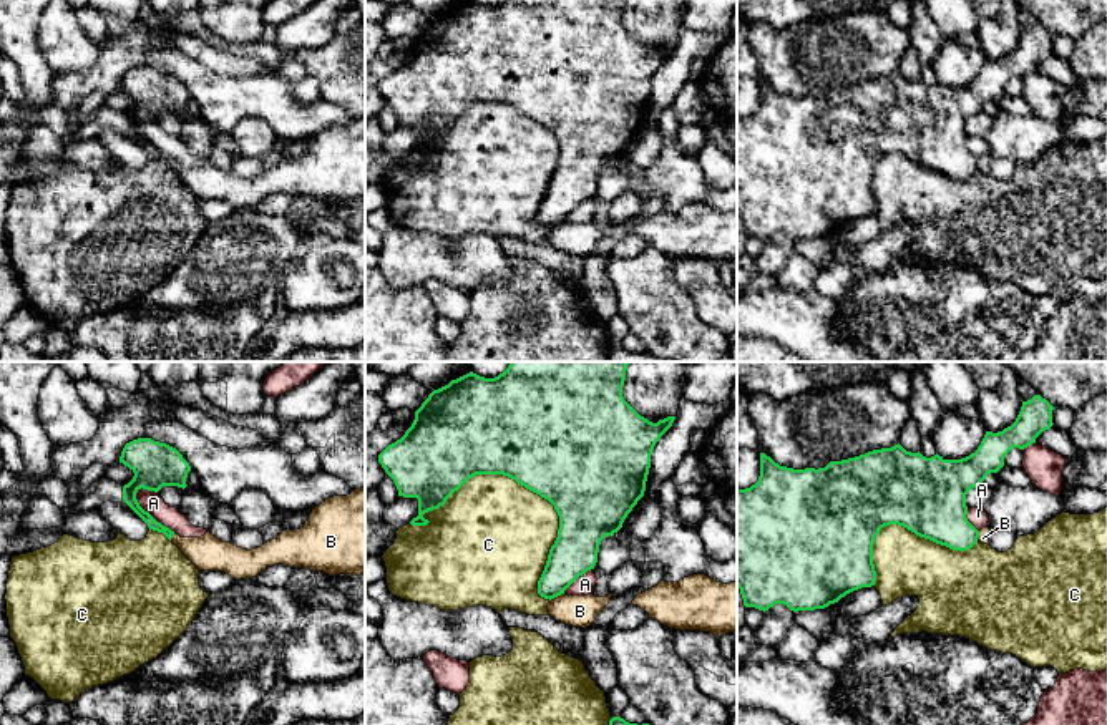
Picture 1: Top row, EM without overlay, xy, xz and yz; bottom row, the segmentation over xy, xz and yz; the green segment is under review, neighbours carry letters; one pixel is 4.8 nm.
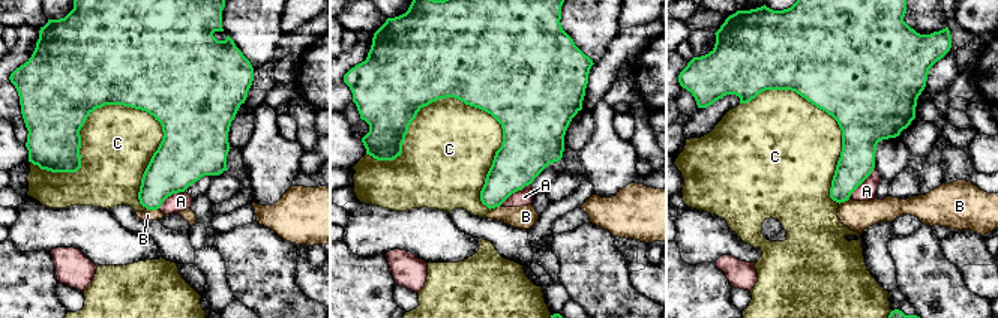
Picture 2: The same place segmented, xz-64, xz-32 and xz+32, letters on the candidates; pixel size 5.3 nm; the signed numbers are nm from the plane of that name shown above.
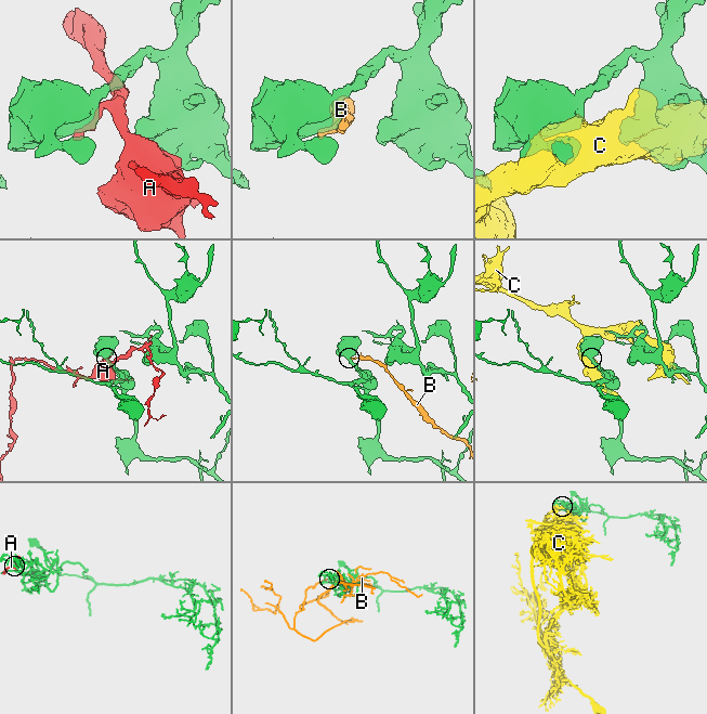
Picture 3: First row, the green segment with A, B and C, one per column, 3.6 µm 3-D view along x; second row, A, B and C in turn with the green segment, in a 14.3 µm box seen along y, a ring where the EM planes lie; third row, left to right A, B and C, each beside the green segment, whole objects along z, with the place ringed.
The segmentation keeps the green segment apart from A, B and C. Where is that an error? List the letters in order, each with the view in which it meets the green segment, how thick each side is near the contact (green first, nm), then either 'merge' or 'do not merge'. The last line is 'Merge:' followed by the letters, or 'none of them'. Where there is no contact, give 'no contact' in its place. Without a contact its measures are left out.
A: meets green in xy; 220 nm thick on the green side, 100 nm on the other; do not merge
B: meets green in xz; 220 nm thick on the green side, 160 nm on the other; do not merge
C: meets green in xz; 500 nm thick on the green side, 500 nm on the other; do not merge
Merge: none of them

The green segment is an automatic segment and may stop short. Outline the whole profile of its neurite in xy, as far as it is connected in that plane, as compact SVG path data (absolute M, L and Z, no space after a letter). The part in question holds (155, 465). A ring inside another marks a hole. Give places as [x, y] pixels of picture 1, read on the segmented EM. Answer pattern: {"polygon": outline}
{"polygon": "M138 438L126 443L119 463L134 473L133 479L123 486L123 501L149 529L163 533L171 541L174 531L163 526L144 511L136 499L136 493L141 488L158 493L163 486L178 486L184 489L188 486L188 473L191 471L189 463L176 448L151 438Z"}

